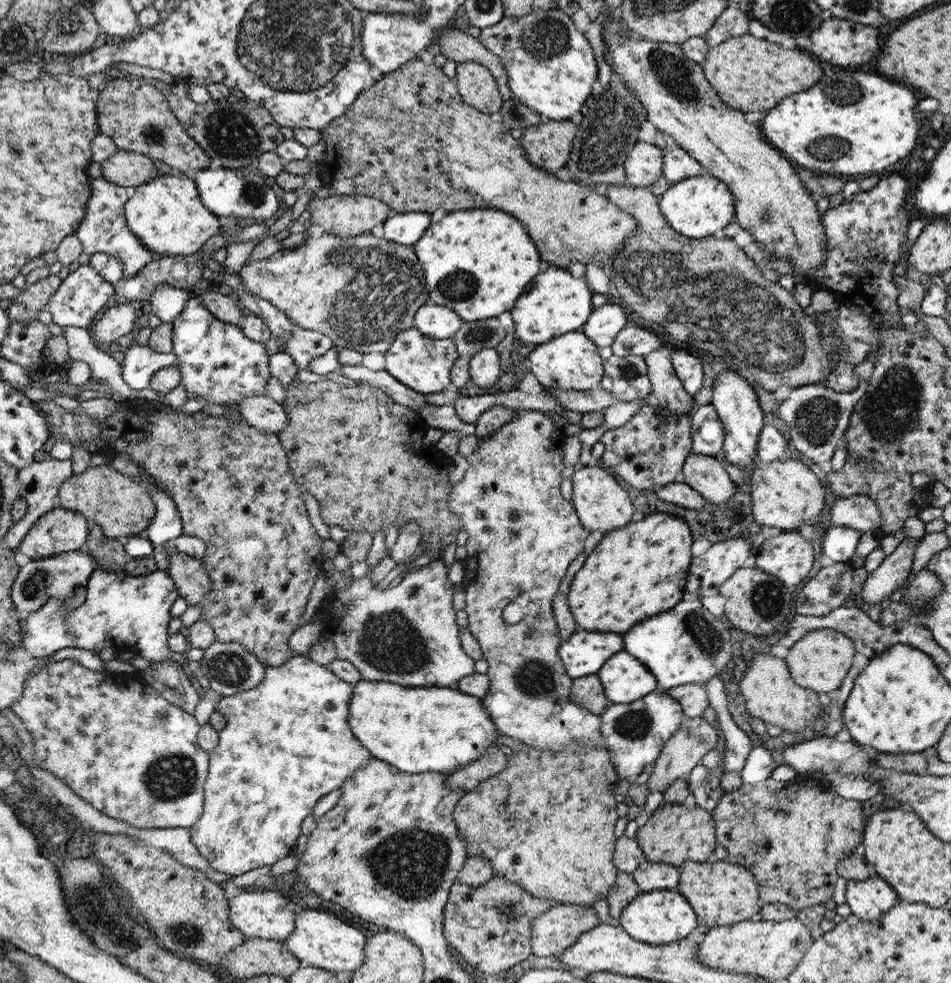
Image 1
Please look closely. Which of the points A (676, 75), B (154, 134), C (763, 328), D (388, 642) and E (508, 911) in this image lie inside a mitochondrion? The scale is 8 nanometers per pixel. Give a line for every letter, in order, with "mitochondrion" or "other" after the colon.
A: mitochondrion
B: mitochondrion
C: mitochondrion
D: mitochondrion
E: mitochondrion

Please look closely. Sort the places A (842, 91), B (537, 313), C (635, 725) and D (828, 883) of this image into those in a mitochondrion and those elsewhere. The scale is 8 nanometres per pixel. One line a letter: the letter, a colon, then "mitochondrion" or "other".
A: mitochondrion
B: other
C: mitochondrion
D: other

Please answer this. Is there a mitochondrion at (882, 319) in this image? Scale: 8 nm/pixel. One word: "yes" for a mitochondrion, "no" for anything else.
no

